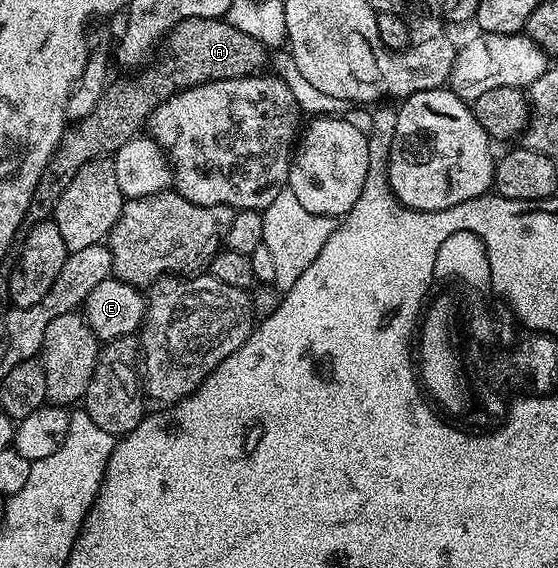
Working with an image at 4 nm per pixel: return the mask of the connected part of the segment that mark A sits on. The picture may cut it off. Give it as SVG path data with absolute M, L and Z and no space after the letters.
M190 17L177 23L166 36L166 45L167 50L164 51L163 58L155 66L152 64L150 67L144 68L140 72L144 73L140 75L139 81L119 81L116 85L108 84L97 107L93 107L93 111L89 111L89 115L85 115L85 119L76 121L64 129L63 137L55 149L55 154L49 159L47 170L41 175L41 179L33 191L33 199L29 203L29 217L32 222L48 220L49 207L53 207L57 203L57 199L61 199L61 195L65 195L65 187L69 187L69 183L73 183L73 175L77 175L77 171L81 171L81 167L85 167L85 163L110 158L118 149L125 147L125 143L129 143L129 139L140 136L151 113L165 99L169 99L174 93L181 92L182 89L188 89L206 81L237 79L258 74L262 70L259 68L263 64L266 66L269 61L268 50L262 43L253 36L245 35L243 31L231 27L226 20L217 17Z

